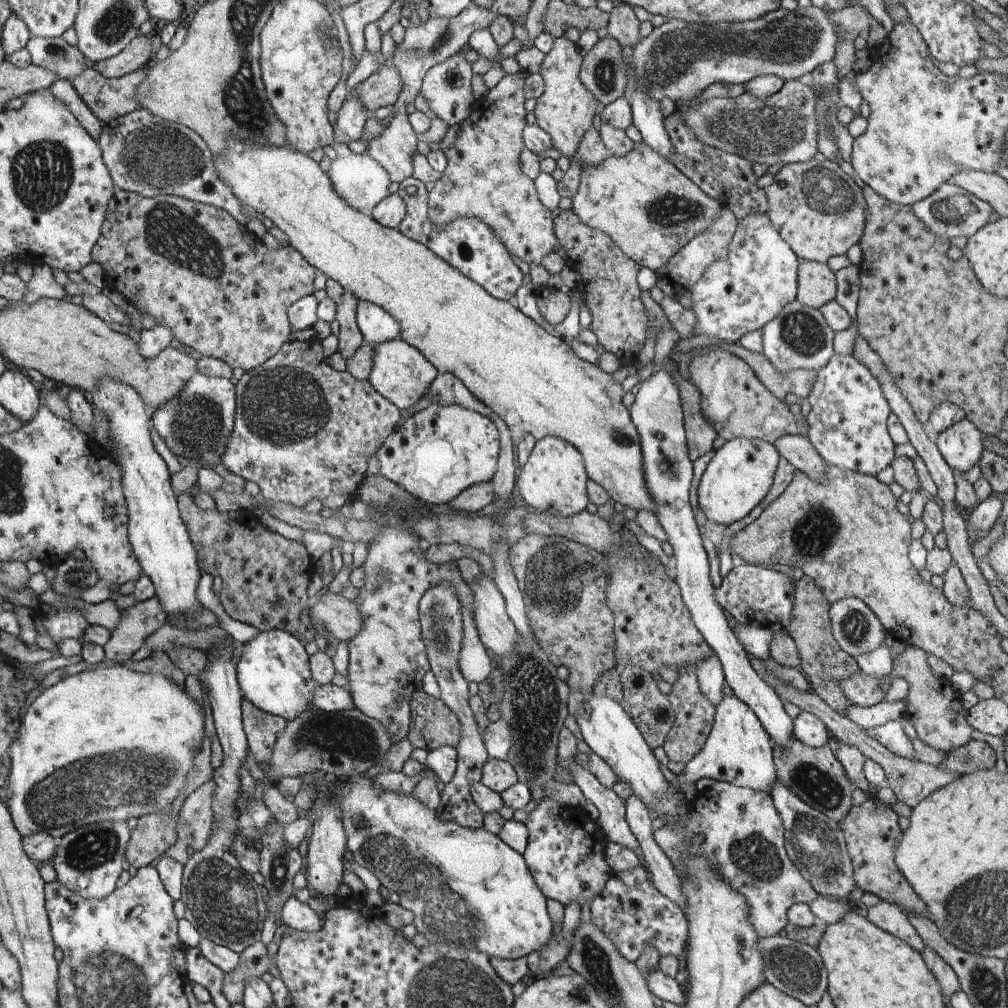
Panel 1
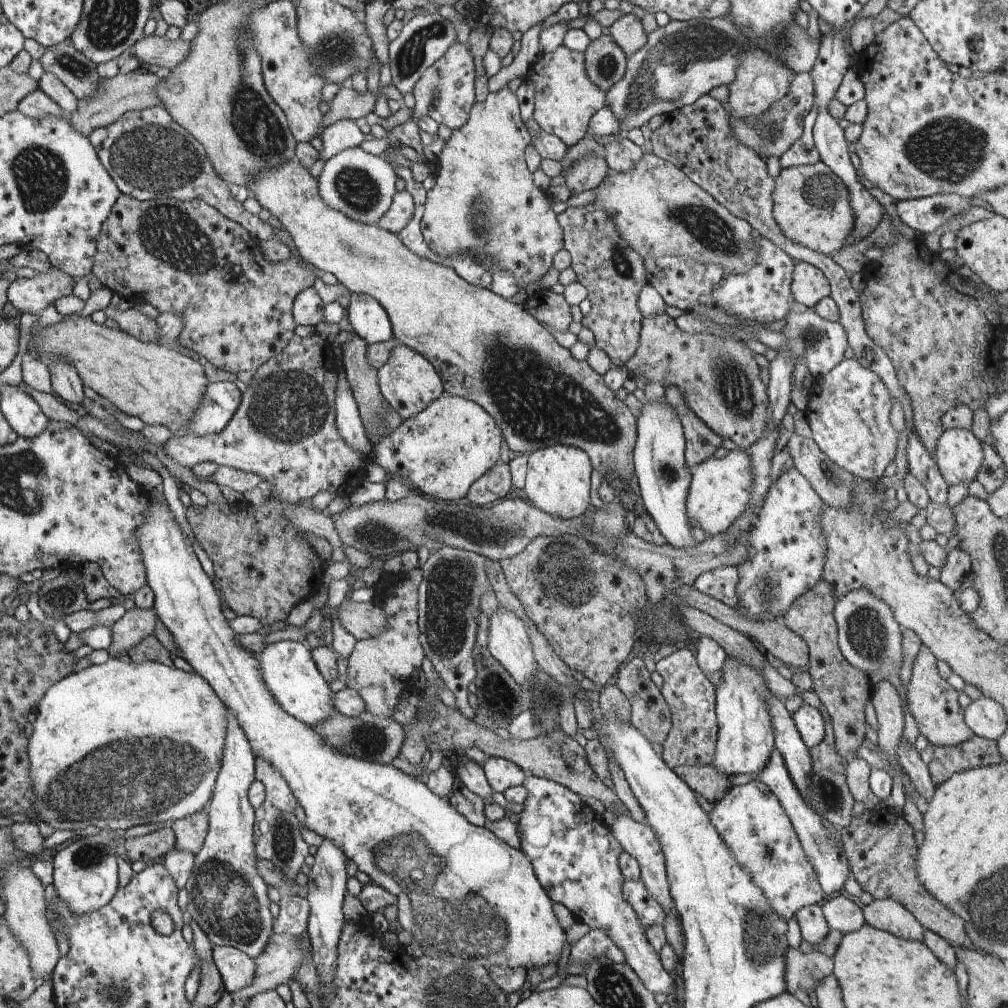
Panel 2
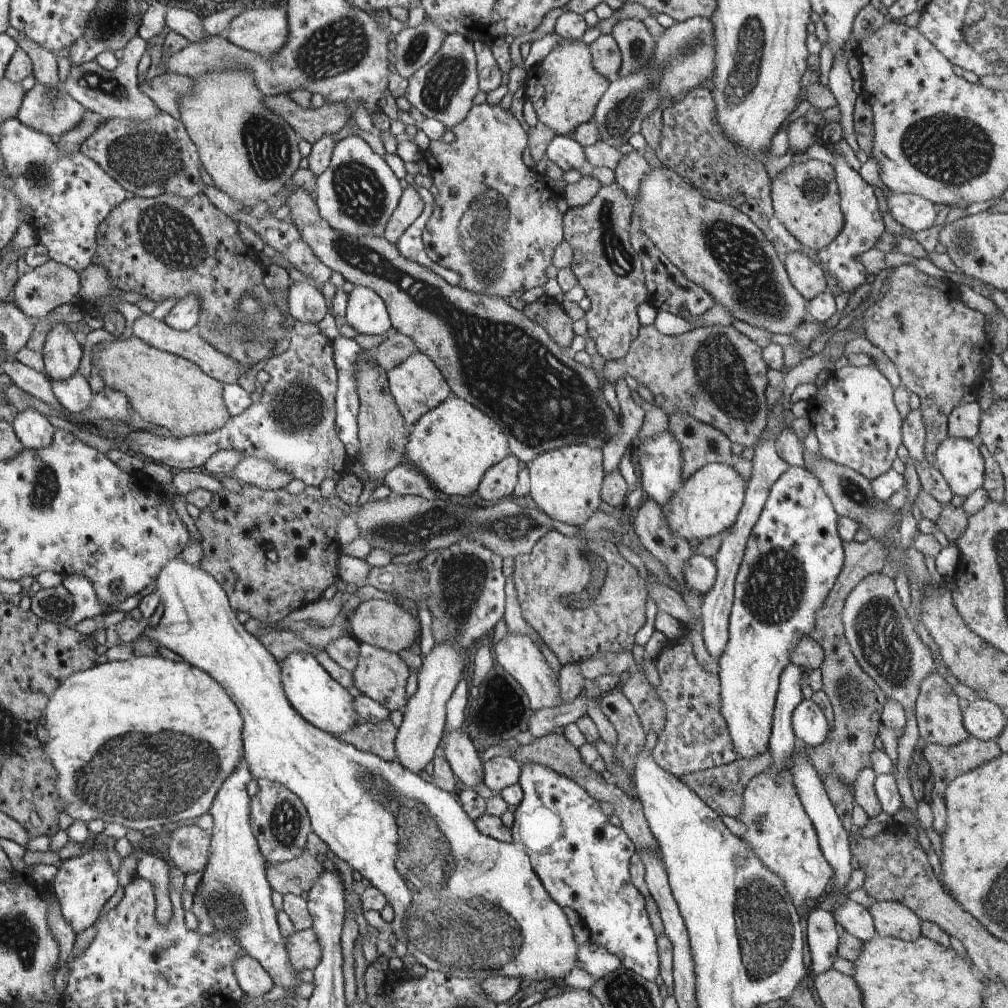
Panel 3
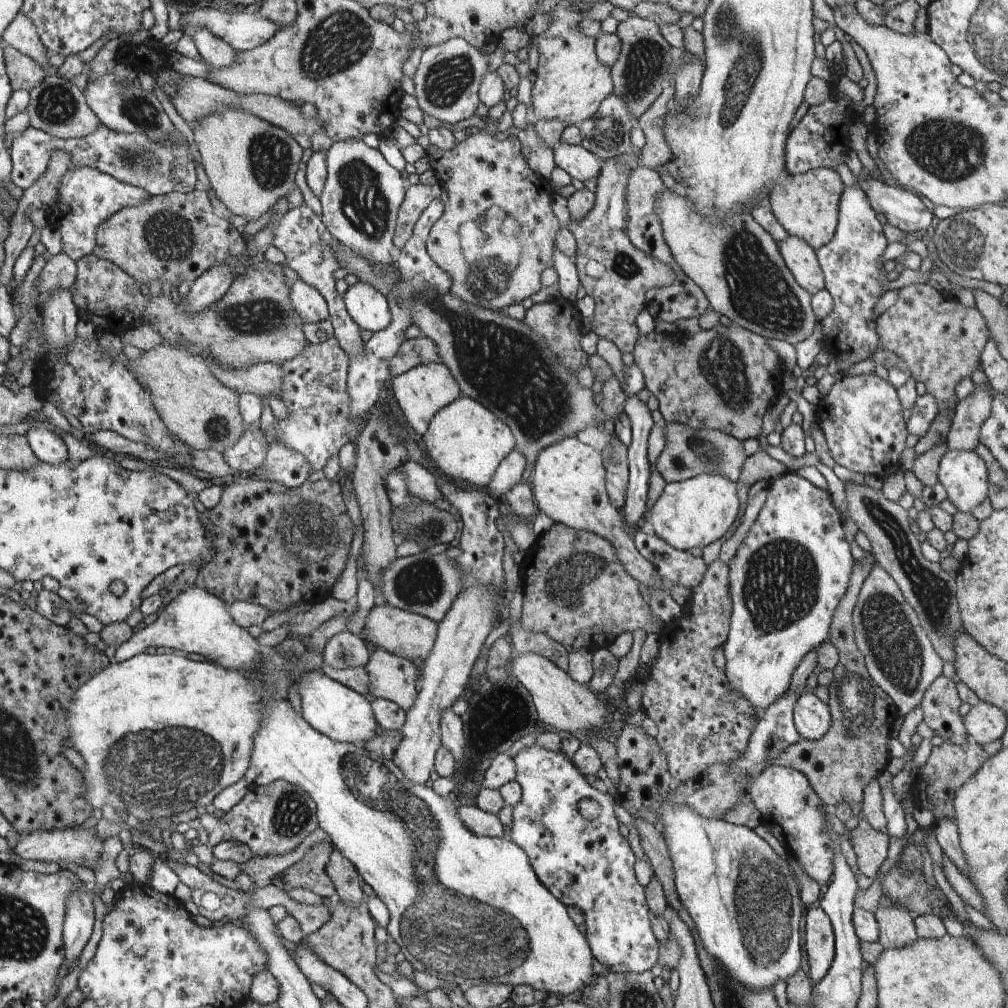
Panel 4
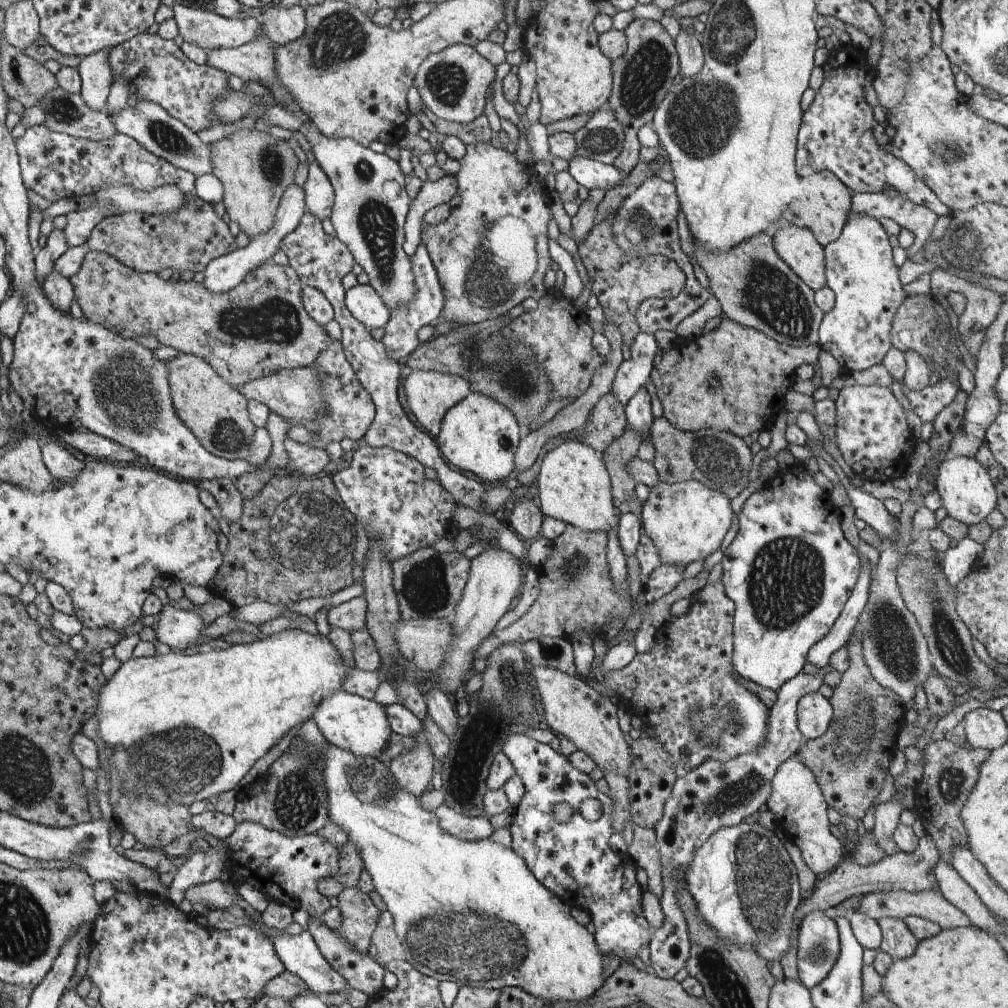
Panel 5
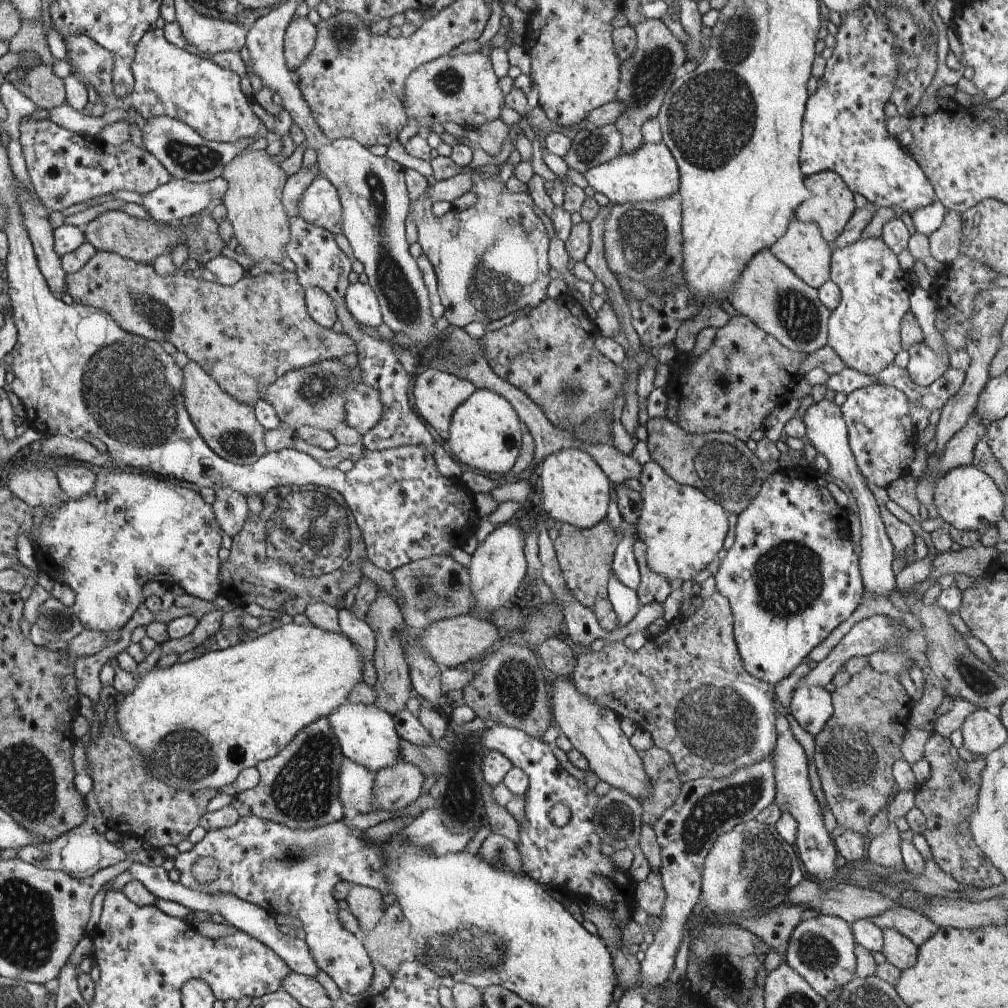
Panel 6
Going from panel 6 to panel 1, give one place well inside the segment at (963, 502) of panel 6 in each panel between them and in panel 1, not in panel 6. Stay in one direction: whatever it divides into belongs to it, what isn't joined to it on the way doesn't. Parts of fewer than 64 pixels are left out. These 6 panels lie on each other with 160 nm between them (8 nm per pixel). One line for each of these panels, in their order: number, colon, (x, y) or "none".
1: (961, 446)
2: (958, 454)
3: (959, 460)
4: (964, 475)
5: (967, 492)

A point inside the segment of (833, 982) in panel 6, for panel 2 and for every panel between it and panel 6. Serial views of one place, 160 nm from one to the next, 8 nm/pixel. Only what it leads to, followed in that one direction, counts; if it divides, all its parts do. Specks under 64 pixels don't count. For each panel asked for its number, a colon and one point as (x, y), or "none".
2: (814, 927)
3: (822, 936)
4: (819, 940)
5: (817, 943)

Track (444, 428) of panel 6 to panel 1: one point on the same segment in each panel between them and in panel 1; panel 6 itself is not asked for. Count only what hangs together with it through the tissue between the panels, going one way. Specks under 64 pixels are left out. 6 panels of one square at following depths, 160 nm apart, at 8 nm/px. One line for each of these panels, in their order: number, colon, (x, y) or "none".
1: (400, 372)
2: (409, 382)
3: (417, 386)
4: (421, 392)
5: (430, 394)

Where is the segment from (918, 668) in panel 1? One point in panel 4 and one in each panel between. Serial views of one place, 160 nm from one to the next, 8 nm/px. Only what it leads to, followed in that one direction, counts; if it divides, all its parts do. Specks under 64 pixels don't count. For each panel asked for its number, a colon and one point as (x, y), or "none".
2: (933, 701)
3: (939, 718)
4: (940, 703)

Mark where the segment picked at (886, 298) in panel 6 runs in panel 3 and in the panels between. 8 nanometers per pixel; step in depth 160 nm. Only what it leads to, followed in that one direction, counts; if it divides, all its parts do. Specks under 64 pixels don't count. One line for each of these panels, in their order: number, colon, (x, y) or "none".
3: (863, 225)
4: (854, 274)
5: (859, 265)

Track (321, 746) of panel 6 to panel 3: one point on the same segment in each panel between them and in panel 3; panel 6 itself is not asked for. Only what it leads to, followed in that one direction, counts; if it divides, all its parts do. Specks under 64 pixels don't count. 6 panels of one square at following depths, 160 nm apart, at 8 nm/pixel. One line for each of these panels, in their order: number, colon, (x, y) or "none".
3: (279, 820)
4: (273, 819)
5: (291, 797)

